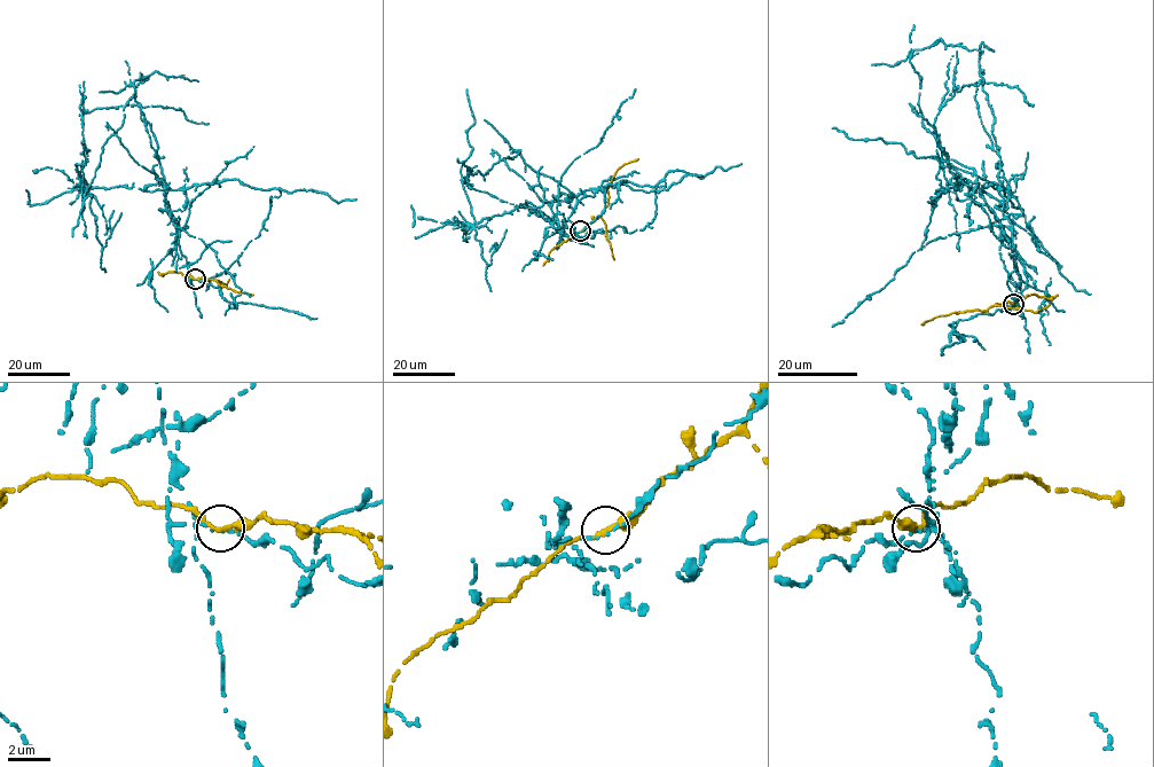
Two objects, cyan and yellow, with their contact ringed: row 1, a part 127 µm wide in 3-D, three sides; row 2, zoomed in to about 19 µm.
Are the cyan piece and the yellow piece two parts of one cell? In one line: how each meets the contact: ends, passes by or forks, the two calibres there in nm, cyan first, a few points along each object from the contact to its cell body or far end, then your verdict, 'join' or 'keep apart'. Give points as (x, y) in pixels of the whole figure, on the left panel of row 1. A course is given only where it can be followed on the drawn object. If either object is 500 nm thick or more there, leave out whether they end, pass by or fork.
cyan ends | yellow passes by | 140/240 nm | cyan via (195, 280), (187, 278), (179, 226), (164, 205), (166, 184), (154, 134), (138, 106), (84, 111), (86, 237) | yellow via (195, 280), (214, 280), (237, 291), (253, 295) | keep apart

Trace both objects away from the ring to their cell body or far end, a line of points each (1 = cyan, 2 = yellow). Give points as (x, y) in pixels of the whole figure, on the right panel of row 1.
1: (1014, 304), (999, 247), (1011, 225), (981, 81), (955, 89), (934, 122), (959, 250)
2: (1013, 304), (995, 304), (986, 310), (937, 317), (921, 323)

